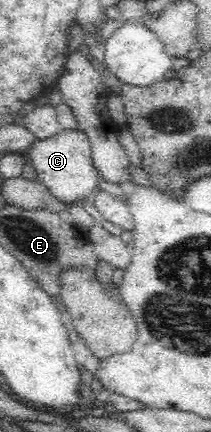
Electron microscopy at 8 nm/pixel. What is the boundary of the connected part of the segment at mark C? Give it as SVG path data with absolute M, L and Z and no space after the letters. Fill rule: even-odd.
M63 129L53 136L37 139L28 149L31 166L37 172L37 180L45 183L57 199L65 203L75 203L90 196L101 180L93 163L91 139L81 129Z

